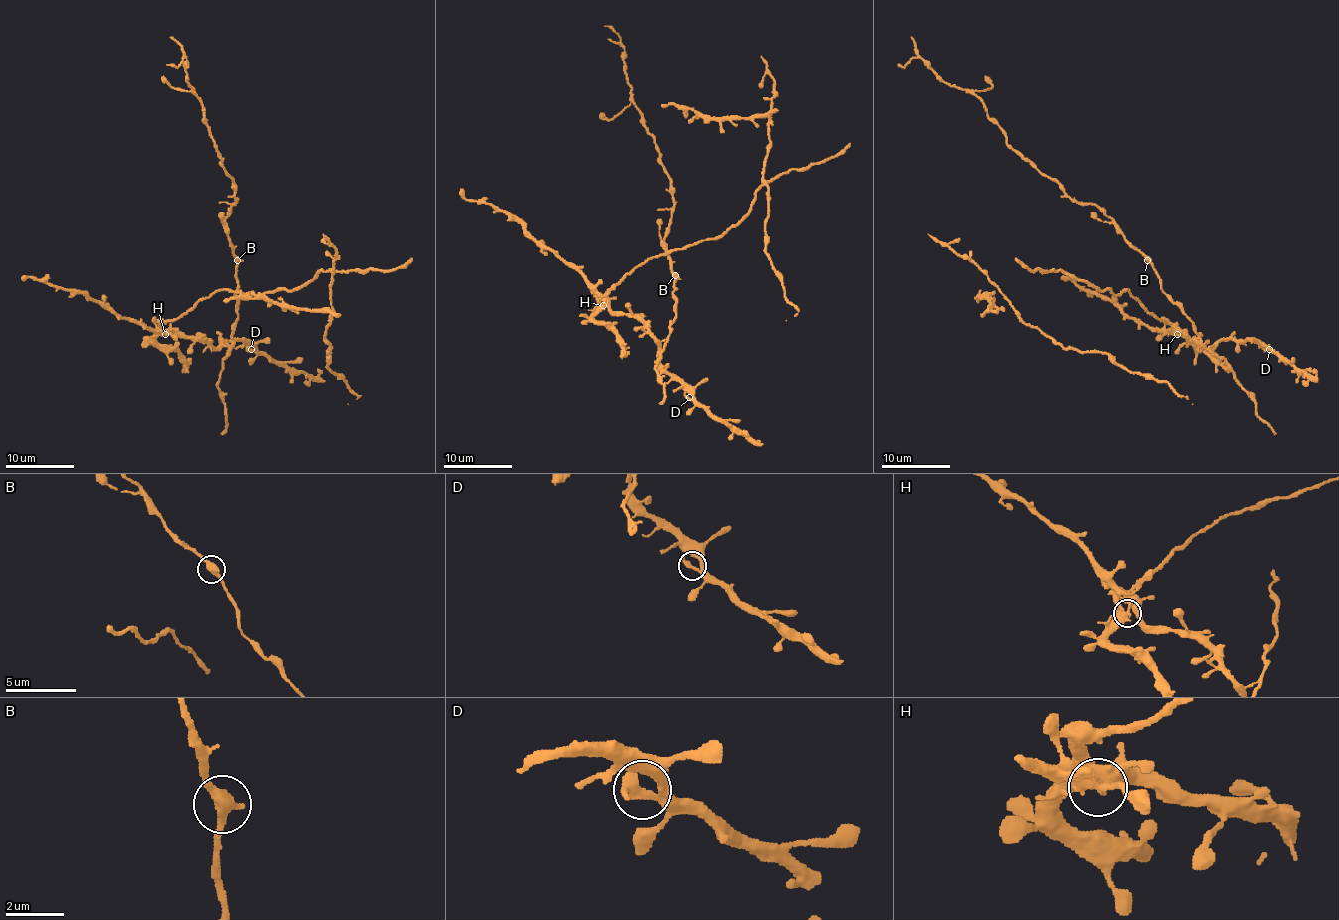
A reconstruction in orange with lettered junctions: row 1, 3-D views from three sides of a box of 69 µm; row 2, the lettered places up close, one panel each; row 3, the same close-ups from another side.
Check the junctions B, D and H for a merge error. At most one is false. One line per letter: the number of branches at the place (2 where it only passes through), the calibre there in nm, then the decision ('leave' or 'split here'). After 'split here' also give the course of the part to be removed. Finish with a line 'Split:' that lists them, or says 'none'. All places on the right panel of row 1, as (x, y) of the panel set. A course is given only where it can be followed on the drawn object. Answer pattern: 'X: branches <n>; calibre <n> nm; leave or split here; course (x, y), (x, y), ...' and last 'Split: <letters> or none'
B: branches 2; calibre 420 nm; leave
D: branches 2; calibre 320 nm; leave
H: branches 2; calibre 440 nm; split here; course (1178, 333), (1128, 290), (1121, 294), (1097, 290), (1059, 271), (1029, 270), (1016, 258)
Split: H

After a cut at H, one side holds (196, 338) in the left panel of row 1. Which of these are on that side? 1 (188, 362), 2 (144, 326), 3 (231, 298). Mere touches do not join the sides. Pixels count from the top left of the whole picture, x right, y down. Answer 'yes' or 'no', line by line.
1: no
2: yes
3: yes

